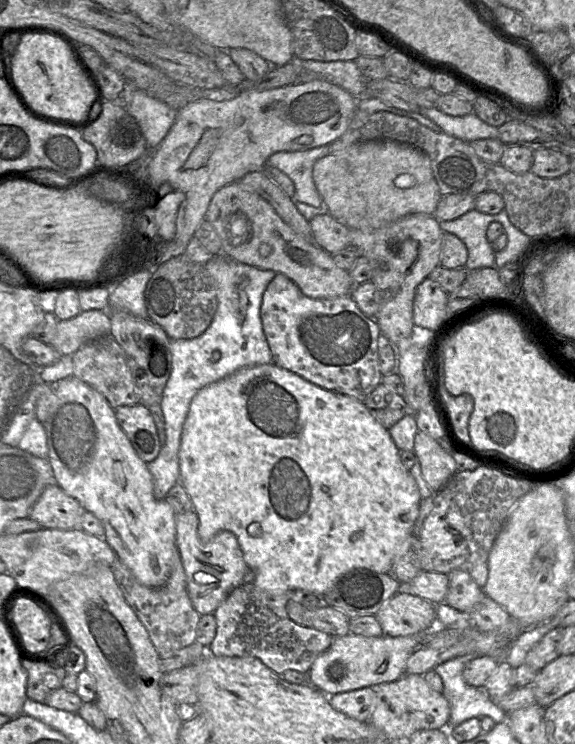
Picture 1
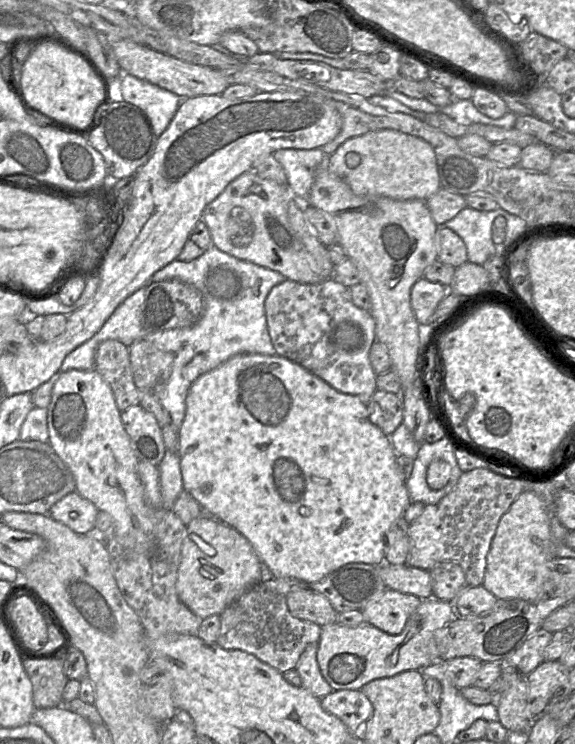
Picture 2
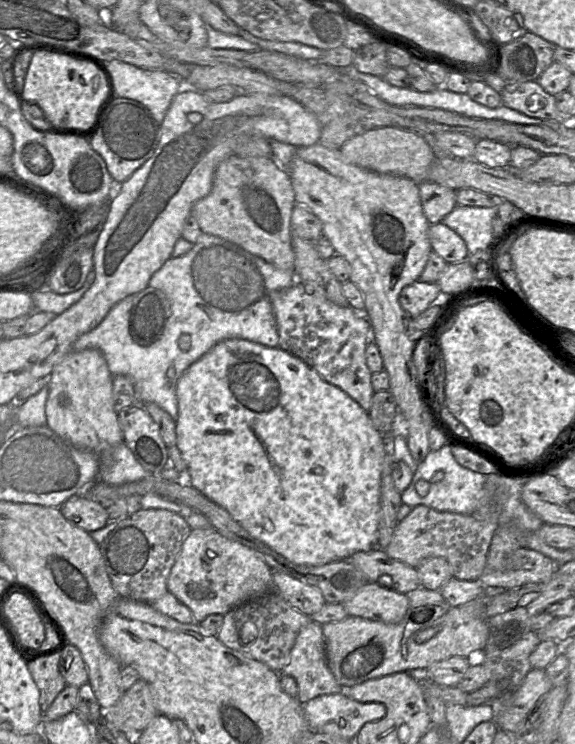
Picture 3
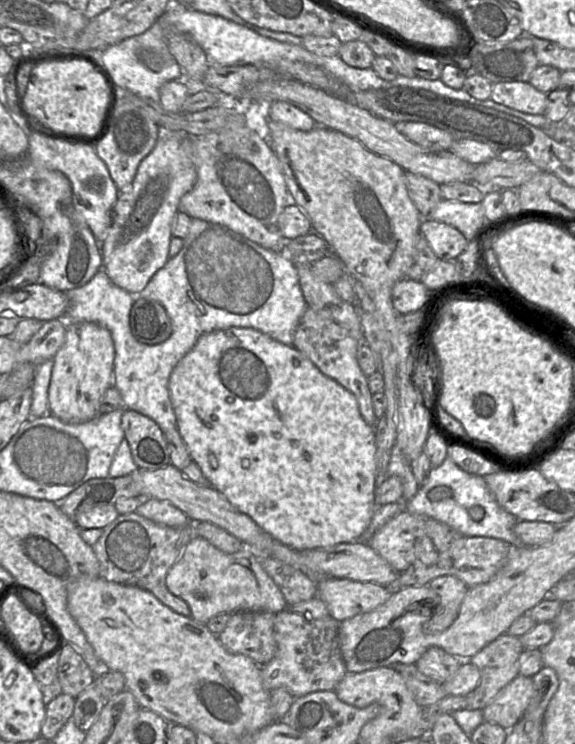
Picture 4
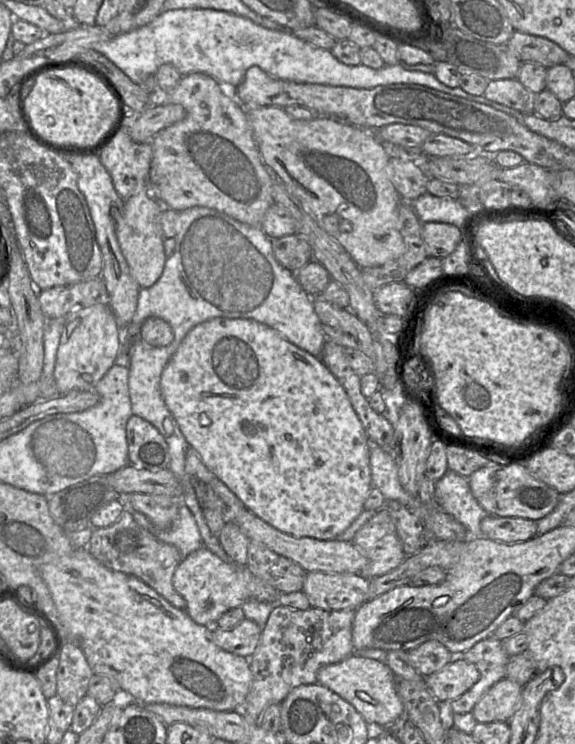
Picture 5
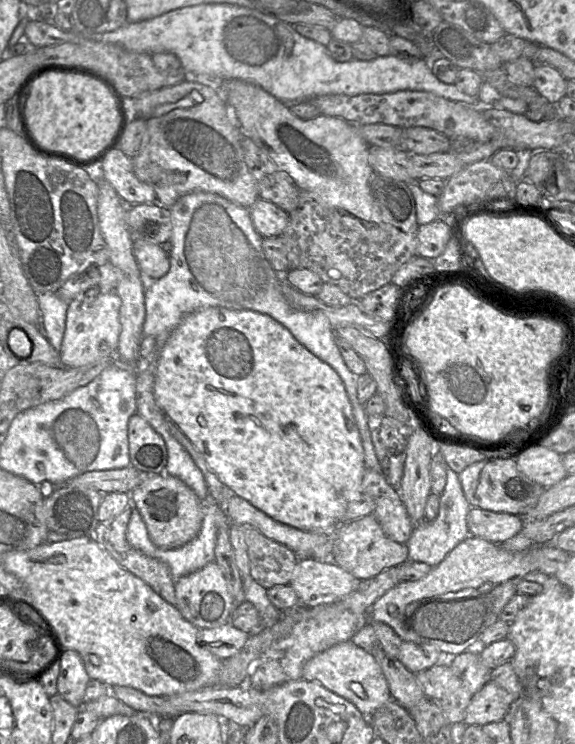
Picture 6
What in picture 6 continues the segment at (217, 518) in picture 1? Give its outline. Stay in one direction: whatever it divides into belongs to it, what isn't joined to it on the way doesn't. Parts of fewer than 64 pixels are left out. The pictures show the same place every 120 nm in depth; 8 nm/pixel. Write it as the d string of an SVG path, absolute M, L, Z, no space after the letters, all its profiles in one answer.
M208 307L185 316L156 357L153 391L157 406L204 456L219 480L274 520L304 531L330 532L343 523L348 505L360 498L366 469L365 454L345 386L329 364L311 353L272 317L251 310L222 307Z

